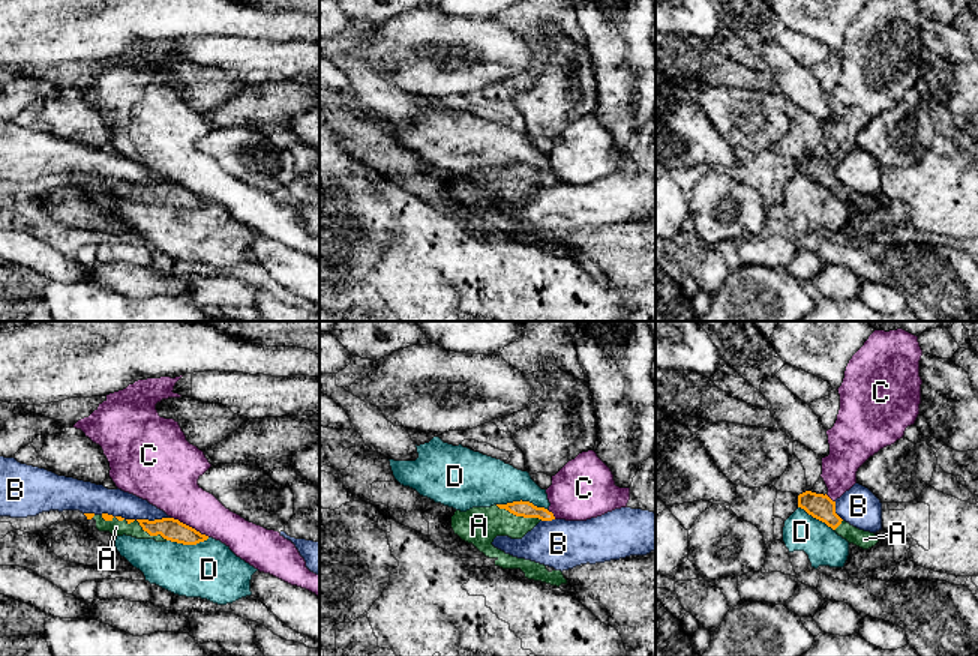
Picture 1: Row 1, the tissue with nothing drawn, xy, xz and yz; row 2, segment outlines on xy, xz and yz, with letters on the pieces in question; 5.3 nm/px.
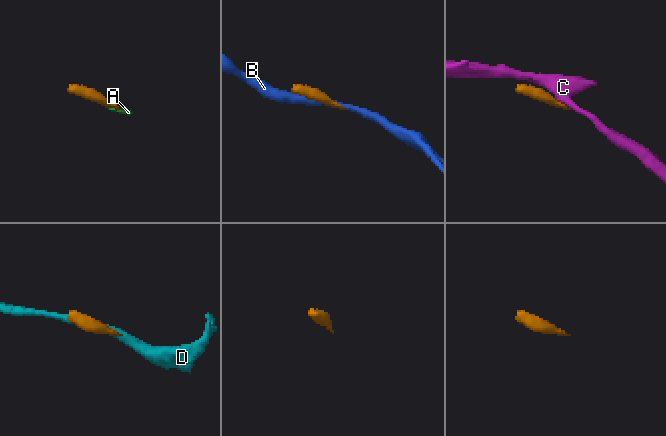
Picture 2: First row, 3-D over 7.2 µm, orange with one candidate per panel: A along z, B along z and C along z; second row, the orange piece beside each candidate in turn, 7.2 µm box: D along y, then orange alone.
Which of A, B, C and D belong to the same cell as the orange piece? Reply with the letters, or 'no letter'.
A

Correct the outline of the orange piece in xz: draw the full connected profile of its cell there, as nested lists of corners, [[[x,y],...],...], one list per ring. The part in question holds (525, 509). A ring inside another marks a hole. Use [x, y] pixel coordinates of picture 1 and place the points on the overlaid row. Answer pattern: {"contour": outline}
{"contour": [[[520,500],[490,507],[472,507],[466,512],[456,510],[452,516],[452,528],[462,540],[472,543],[486,557],[494,558],[495,566],[520,569],[525,578],[556,585],[574,596],[576,588],[564,578],[561,570],[549,572],[544,564],[513,557],[492,545],[496,536],[522,539],[540,521],[552,519],[555,516],[548,509]]]}

